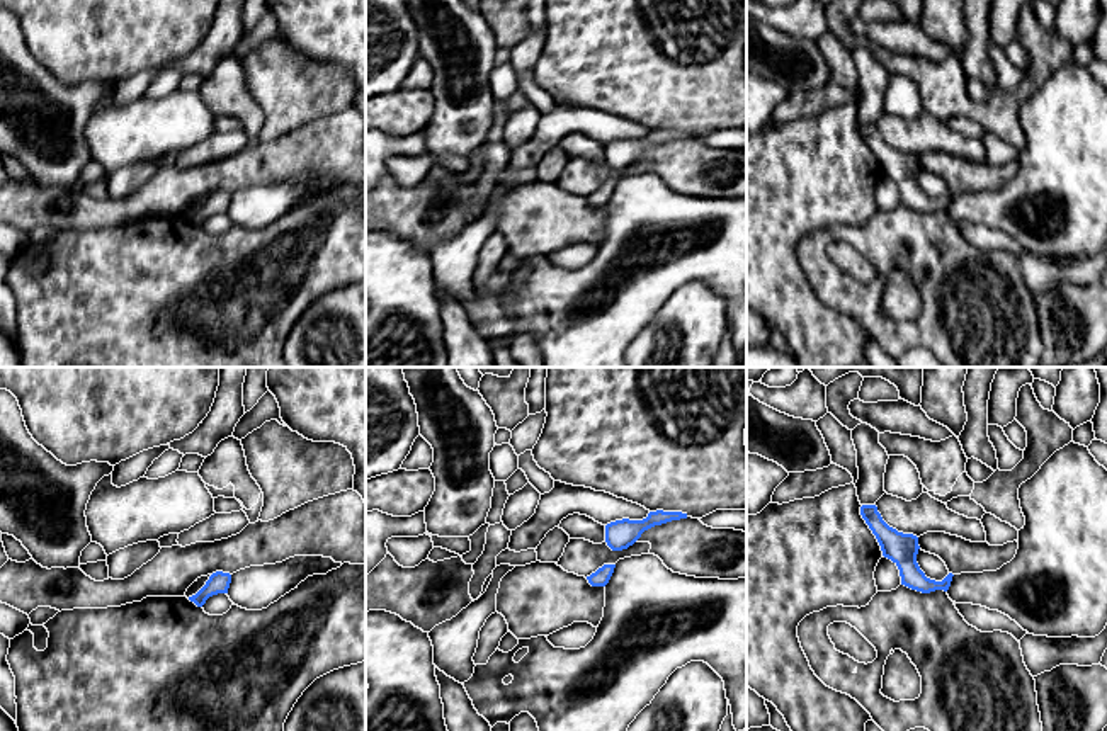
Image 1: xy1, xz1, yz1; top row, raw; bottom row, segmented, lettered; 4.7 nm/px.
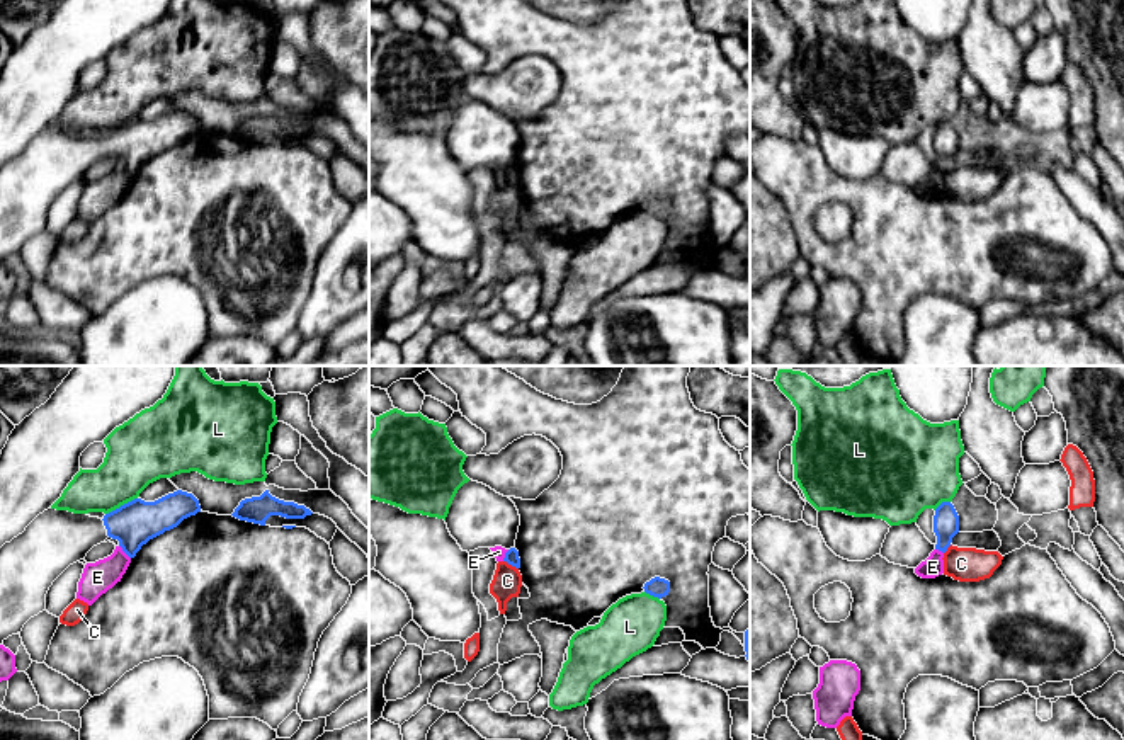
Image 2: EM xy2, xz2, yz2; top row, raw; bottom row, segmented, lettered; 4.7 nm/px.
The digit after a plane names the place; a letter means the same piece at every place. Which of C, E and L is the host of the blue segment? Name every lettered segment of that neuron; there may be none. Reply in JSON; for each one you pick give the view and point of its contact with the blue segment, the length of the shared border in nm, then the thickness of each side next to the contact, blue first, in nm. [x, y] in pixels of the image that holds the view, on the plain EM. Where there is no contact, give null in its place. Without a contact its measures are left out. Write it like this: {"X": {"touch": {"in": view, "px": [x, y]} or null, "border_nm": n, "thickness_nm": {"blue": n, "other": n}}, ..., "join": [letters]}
{"join": []}

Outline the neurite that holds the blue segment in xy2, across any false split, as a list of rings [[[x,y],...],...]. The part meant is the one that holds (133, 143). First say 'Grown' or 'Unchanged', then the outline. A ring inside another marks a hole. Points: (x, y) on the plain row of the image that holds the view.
Grown. [[[177,109],[155,121],[134,117],[102,138],[48,128],[0,167],[0,264],[46,228],[53,201],[107,157],[134,177],[150,158],[201,131],[199,119]]]

